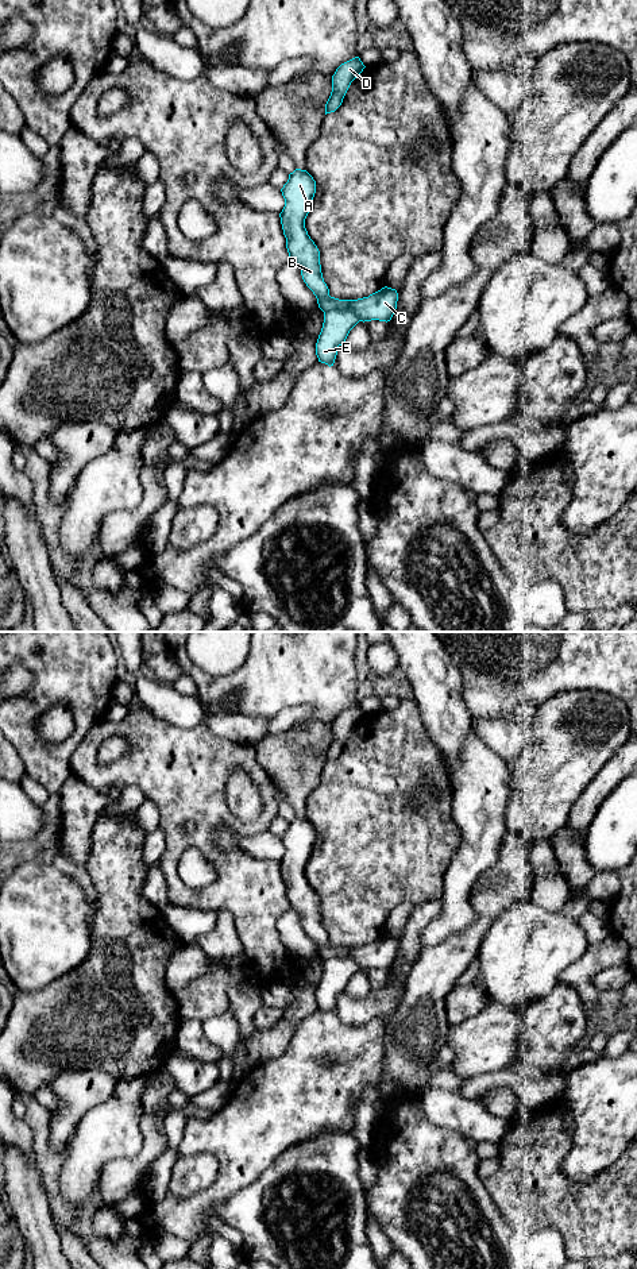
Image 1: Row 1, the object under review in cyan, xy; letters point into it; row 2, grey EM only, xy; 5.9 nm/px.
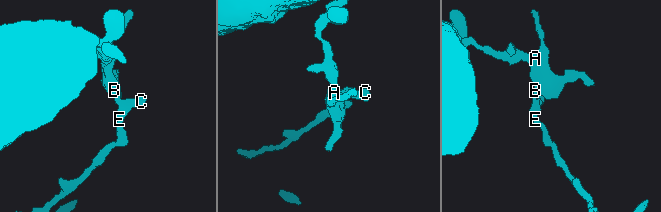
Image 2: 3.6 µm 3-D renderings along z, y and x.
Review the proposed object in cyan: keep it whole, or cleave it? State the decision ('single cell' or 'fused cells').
fused cells

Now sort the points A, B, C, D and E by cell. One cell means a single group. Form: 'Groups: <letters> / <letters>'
Groups: A B C D / E

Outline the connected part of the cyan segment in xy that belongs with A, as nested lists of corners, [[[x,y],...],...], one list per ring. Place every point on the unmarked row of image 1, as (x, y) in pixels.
[[[296,817],[289,822],[281,840],[285,855],[279,865],[286,896],[290,907],[301,915],[302,927],[316,944],[318,956],[323,960],[351,957],[363,971],[390,969],[397,957],[398,941],[395,937],[385,934],[368,945],[358,948],[339,948],[329,944],[321,921],[320,899],[305,876],[305,867],[316,841],[313,825],[306,818]]]

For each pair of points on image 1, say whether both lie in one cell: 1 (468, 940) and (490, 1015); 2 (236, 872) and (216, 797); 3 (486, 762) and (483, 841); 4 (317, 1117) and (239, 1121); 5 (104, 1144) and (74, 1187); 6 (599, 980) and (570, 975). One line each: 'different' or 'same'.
1: different
2: same
3: same
4: same
5: same
6: different

